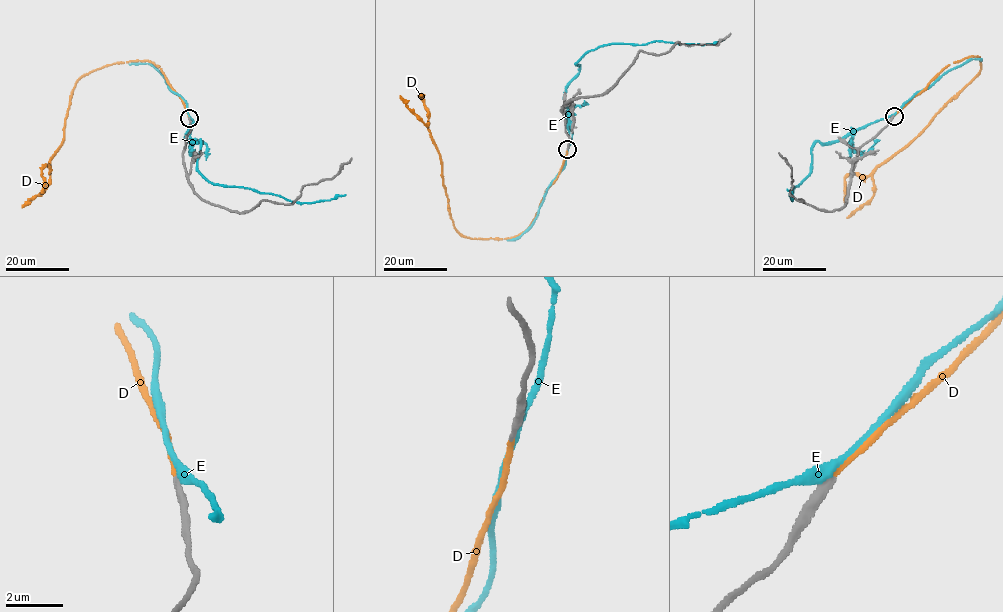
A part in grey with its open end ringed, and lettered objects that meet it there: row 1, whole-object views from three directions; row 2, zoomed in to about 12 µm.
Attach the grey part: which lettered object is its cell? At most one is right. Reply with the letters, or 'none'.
D

